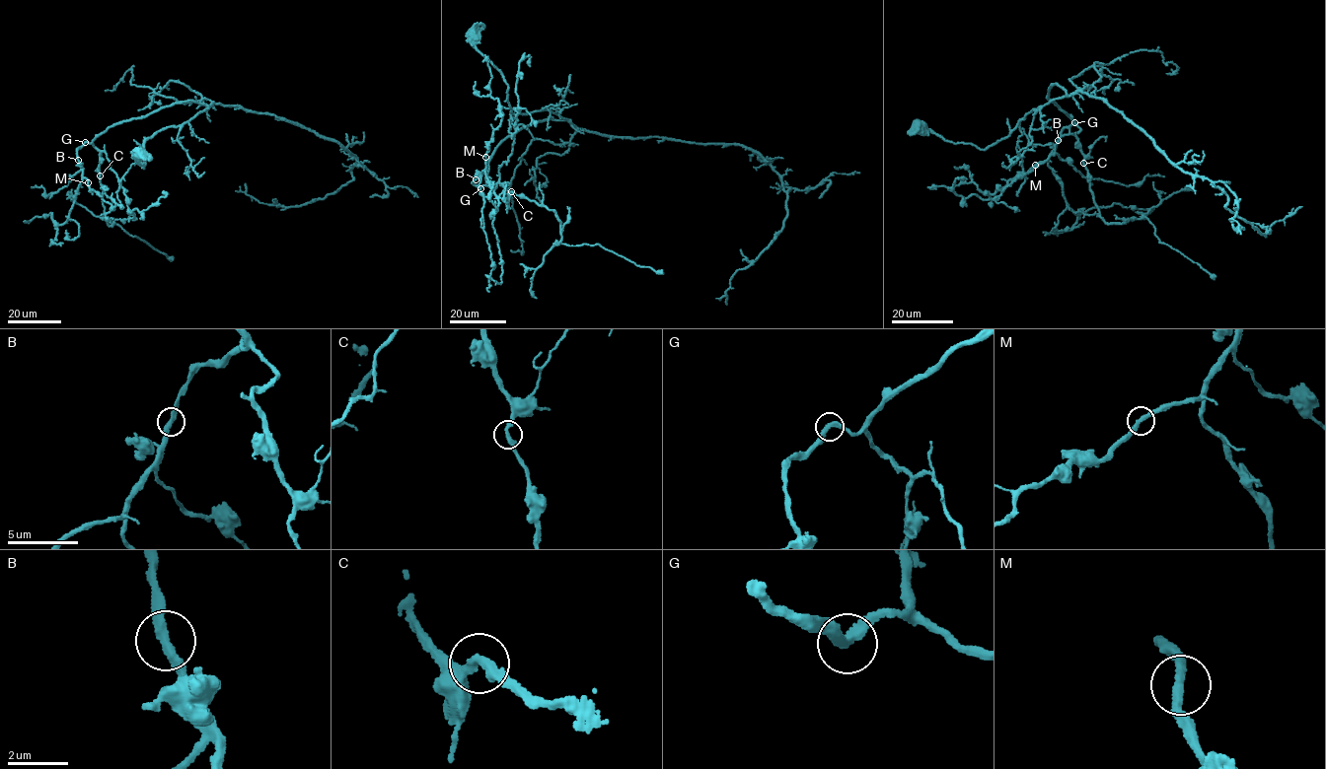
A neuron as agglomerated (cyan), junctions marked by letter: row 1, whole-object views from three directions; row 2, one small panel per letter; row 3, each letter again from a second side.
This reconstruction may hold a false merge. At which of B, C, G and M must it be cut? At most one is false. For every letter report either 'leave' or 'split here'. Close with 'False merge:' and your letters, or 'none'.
B: leave
C: leave
G: leave
M: leave
False merge: none

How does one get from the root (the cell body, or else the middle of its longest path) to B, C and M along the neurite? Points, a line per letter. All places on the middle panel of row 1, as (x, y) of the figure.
B: (471, 34), (507, 85), (511, 112), (547, 109), (569, 120), (532, 122), (506, 137), (486, 184), (476, 179)
C: (471, 34), (507, 85), (511, 112), (547, 109), (569, 120), (532, 122), (500, 141), (486, 182), (511, 191)
M: (471, 34), (507, 85), (511, 112), (569, 120), (502, 140), (478, 187), (485, 157)

